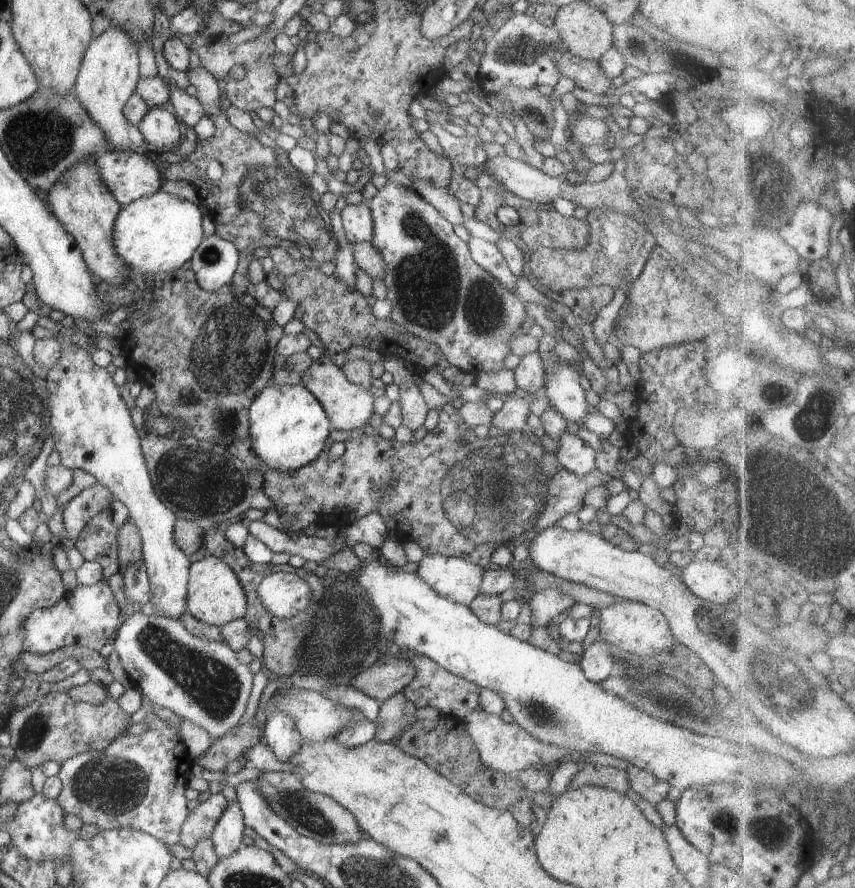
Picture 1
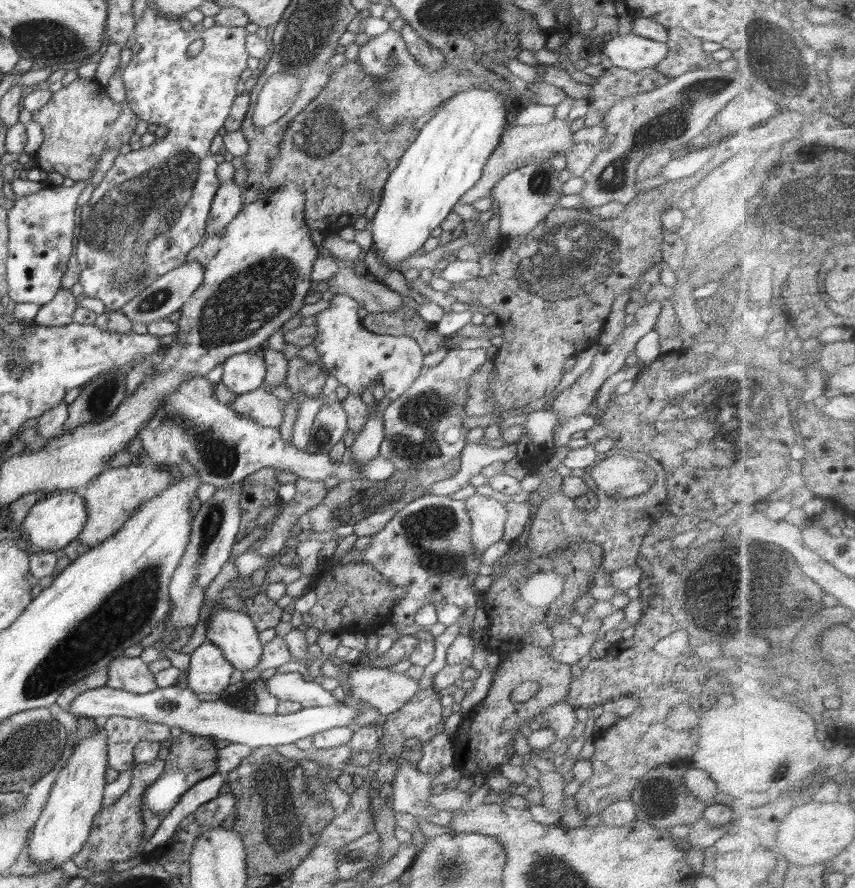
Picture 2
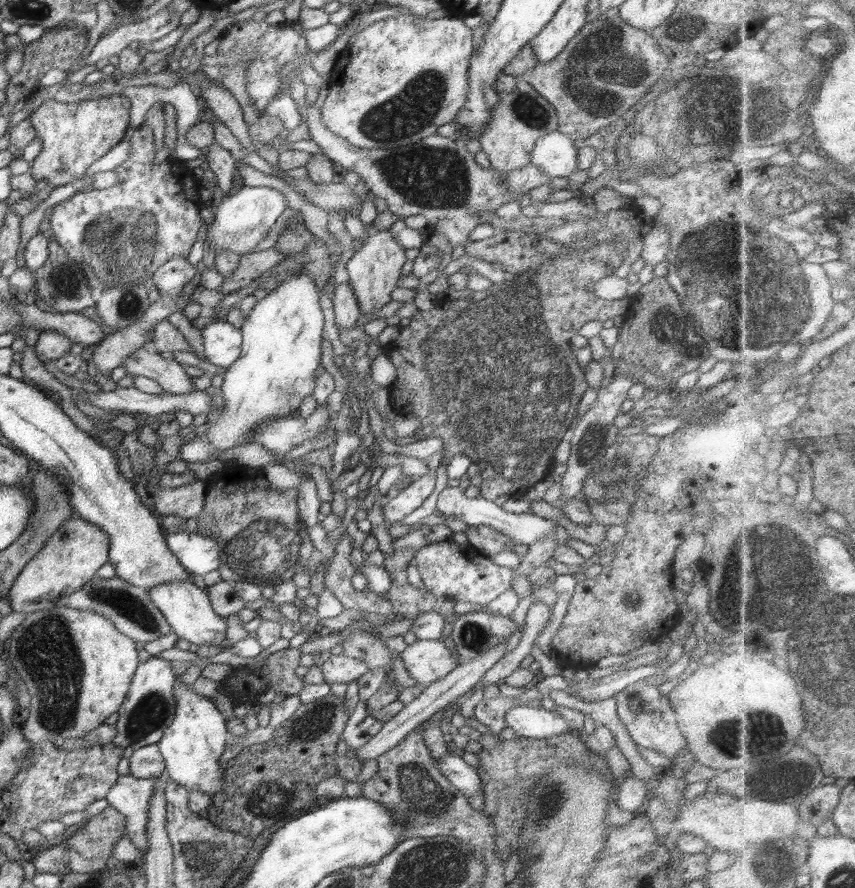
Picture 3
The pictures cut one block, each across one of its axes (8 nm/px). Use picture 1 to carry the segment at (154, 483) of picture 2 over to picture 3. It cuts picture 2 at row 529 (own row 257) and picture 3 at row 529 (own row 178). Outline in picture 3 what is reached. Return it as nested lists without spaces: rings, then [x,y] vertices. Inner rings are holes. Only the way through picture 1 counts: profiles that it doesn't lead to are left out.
[[[74,514],[50,535],[46,544],[20,571],[7,598],[14,612],[32,613],[47,609],[59,598],[82,588],[100,567],[109,562],[109,536],[99,526]]]

